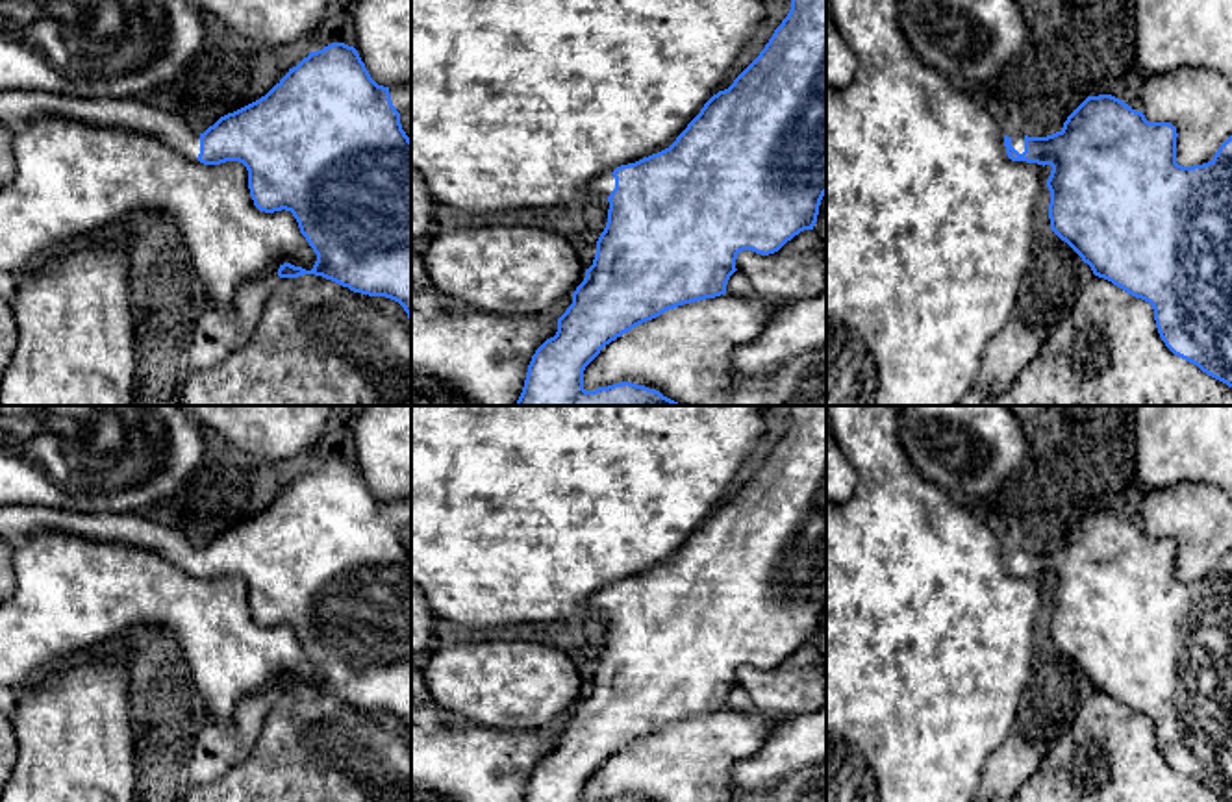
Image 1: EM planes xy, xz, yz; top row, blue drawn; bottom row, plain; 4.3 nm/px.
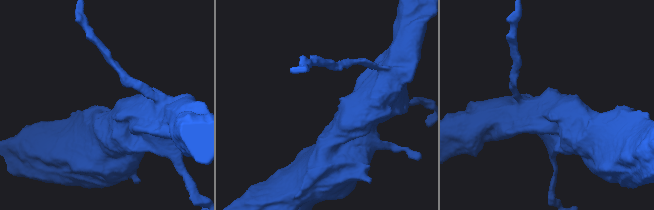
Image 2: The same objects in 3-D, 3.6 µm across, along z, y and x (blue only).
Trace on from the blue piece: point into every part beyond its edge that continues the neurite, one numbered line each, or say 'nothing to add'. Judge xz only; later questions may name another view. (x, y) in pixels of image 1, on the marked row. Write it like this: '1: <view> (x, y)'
1: xz (603, 186)

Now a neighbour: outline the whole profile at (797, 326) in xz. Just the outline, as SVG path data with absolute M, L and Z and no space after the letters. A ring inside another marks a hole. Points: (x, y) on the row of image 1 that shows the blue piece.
M826 287L813 298L784 300L760 337L730 354L734 380L773 380L789 361L826 346Z

